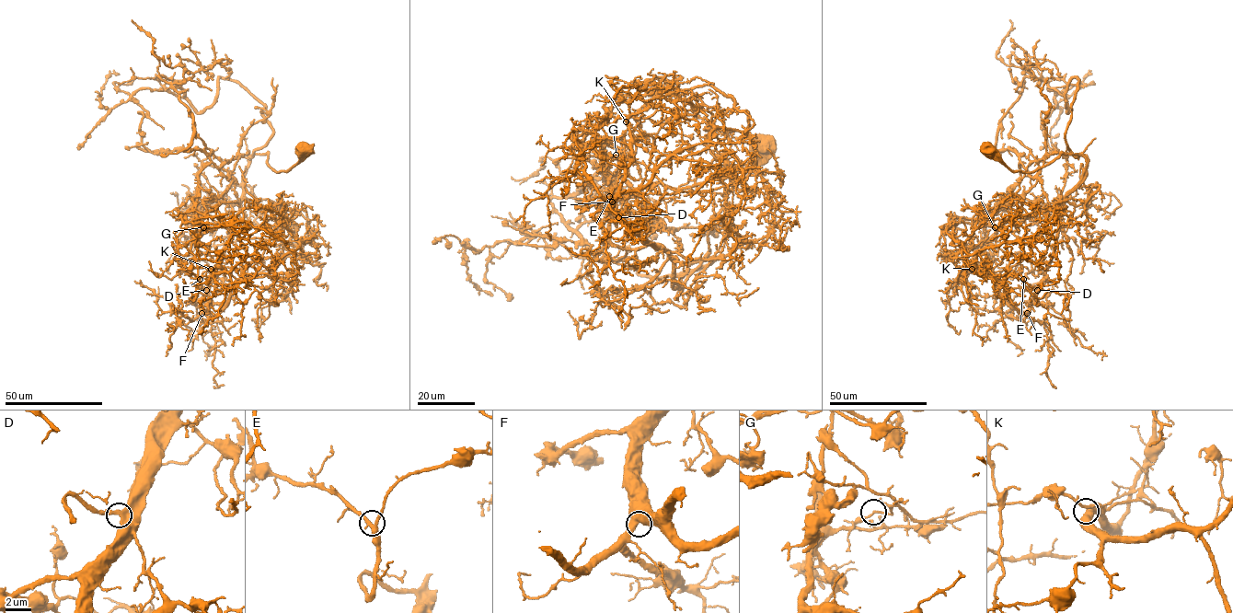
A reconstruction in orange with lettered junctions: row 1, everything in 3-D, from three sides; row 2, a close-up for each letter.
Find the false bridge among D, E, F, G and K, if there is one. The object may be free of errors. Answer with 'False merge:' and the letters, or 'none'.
False merge: G

